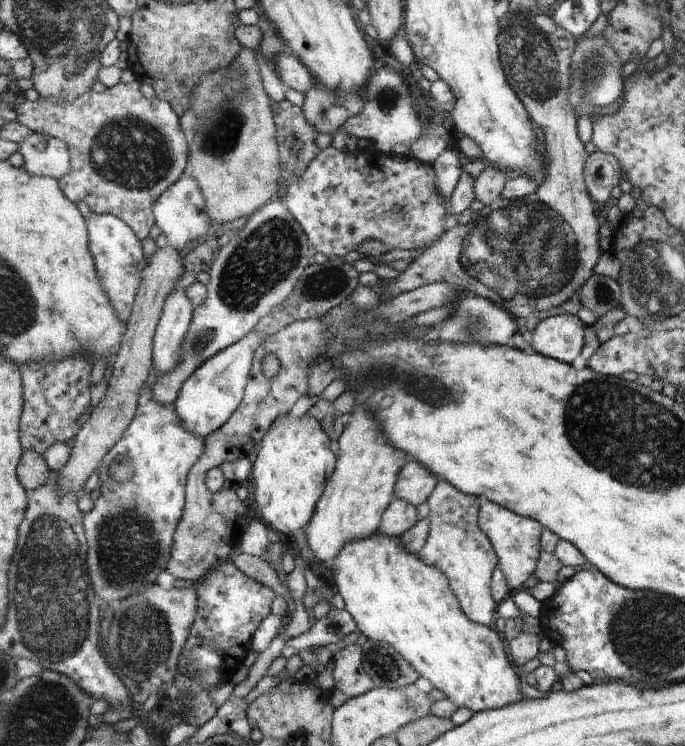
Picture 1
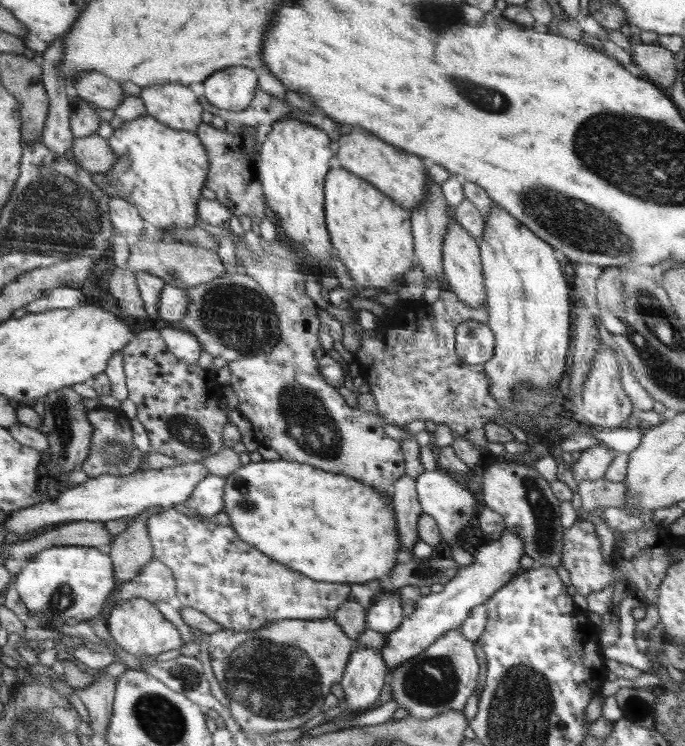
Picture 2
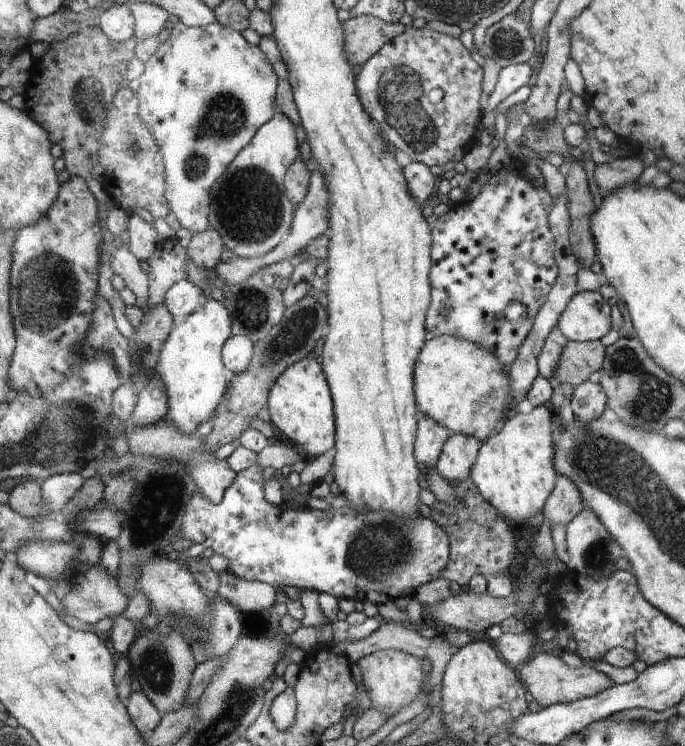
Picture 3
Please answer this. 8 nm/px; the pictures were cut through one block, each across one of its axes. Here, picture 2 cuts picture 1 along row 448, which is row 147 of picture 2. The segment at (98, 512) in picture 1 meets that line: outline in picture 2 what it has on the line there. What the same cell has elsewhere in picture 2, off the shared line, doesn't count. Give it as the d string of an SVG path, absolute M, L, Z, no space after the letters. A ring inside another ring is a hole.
M144 113L142 116L135 118L132 122L126 122L118 128L110 136L108 145L118 156L118 163L114 164L114 168L101 177L95 177L99 186L105 188L106 195L111 195L111 199L119 197L134 207L139 212L139 215L160 229L190 229L196 224L196 202L200 200L200 192L204 186L207 186L206 180L209 175L209 154L204 148L204 144L197 138L195 134L190 134L186 130L174 130L165 126L164 123L158 122L157 118Z

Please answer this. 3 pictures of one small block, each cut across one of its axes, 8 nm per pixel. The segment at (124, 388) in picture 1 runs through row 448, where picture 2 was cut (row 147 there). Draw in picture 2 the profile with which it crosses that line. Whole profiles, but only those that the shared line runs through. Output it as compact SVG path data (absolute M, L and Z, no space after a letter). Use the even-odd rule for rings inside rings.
M96 133L74 139L69 154L82 169L98 176L110 171L110 168L114 168L114 164L119 162L118 156L110 149L108 140Z

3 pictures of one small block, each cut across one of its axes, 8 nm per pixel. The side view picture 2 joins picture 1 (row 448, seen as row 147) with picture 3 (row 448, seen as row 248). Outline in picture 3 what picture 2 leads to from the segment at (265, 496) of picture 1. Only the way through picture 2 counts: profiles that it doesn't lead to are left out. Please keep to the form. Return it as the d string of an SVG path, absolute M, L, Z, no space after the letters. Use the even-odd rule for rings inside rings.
M312 355L288 366L277 376L271 386L267 400L267 409L271 422L281 434L302 446L310 456L320 456L334 446L334 434L337 434L336 412L333 410L333 395L328 390L328 379L321 364L312 360Z

